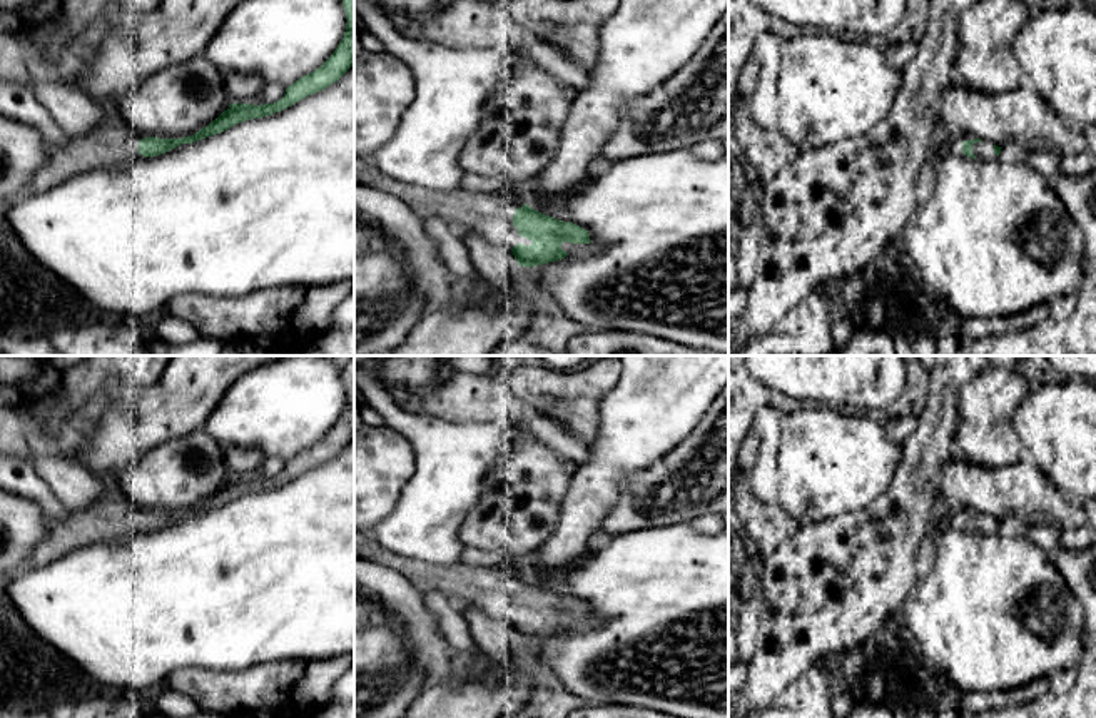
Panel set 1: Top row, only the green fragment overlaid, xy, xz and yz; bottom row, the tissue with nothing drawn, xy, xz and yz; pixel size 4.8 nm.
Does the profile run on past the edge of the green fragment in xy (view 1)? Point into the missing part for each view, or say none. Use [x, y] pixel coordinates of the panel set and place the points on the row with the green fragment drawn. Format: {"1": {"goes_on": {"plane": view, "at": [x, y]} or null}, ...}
{"1": {"goes_on": {"plane": "xy", "at": [112, 142]}}}

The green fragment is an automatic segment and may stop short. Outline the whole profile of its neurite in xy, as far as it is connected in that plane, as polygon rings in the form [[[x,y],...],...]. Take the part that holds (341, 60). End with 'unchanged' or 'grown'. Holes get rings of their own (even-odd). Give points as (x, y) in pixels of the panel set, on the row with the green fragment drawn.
[[[342,0],[342,7],[348,23],[341,43],[319,68],[289,85],[281,100],[262,105],[231,104],[229,109],[207,127],[182,139],[140,139],[125,124],[110,120],[87,134],[68,137],[60,147],[45,142],[45,164],[32,175],[23,197],[47,192],[87,170],[134,160],[139,154],[144,157],[165,154],[182,144],[192,144],[221,134],[236,124],[281,112],[307,95],[327,88],[354,65],[354,0]]]; grown

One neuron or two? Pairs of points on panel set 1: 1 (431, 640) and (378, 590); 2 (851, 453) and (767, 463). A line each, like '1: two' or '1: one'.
1: one
2: two

